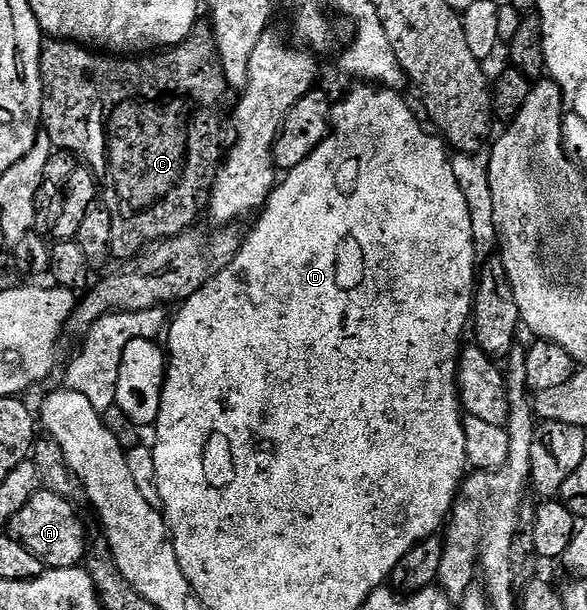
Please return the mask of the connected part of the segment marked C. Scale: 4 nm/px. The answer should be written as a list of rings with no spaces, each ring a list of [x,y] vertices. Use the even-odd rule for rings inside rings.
[[[195,34],[180,42],[169,50],[159,51],[157,54],[146,54],[141,58],[126,58],[121,64],[121,59],[110,54],[97,56],[97,51],[73,42],[57,38],[50,38],[43,43],[40,54],[40,70],[42,71],[42,123],[41,127],[50,136],[50,143],[55,149],[63,152],[80,154],[90,163],[92,171],[98,175],[102,183],[100,188],[101,203],[110,212],[112,234],[110,242],[110,255],[115,261],[125,262],[133,260],[139,255],[140,250],[155,242],[171,240],[173,236],[180,236],[183,232],[191,231],[195,226],[194,219],[203,215],[210,198],[210,189],[214,186],[214,177],[224,159],[224,148],[218,145],[218,131],[222,128],[222,99],[228,93],[226,77],[222,75],[222,67],[218,61],[218,53],[214,51],[214,41],[209,35]]]

